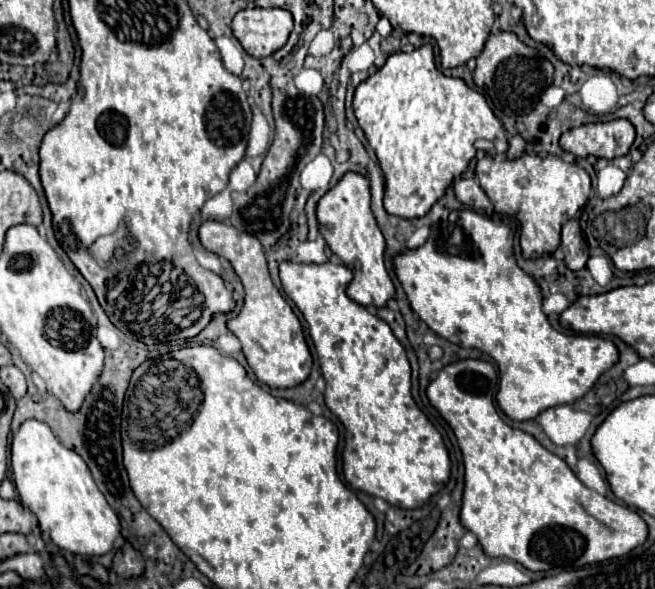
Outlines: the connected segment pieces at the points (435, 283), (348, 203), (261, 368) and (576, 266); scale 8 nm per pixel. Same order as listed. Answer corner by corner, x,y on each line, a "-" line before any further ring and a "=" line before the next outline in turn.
462,210
456,222
434,226
424,246
396,258
396,274
412,310
432,332
458,346
476,348
494,358
500,372
496,400
502,412
512,420
534,420
548,408
574,404
620,358
612,340
600,336
566,336
550,326
548,316
542,312
540,286
516,264
514,232
504,222
494,222
474,210
=
356,172
344,174
342,180
318,202
318,222
330,250
354,274
354,280
348,286
348,296
360,306
386,306
396,290
384,266
386,240
370,210
370,182
=
208,220
200,226
200,242
206,250
226,258
234,266
236,274
244,284
244,308
236,318
228,322
228,328
238,336
242,352
248,364
252,366
256,378
270,388
294,388
306,382
312,370
312,356
304,340
298,316
294,314
290,304
286,304
286,300
280,296
276,286
272,284
270,288
268,262
258,238
236,230
228,222
=
568,220
562,226
562,252
564,262
570,270
582,270
588,260
588,246
584,244
578,220

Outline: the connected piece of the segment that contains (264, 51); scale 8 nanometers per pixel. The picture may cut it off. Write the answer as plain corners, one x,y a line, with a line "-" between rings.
244,8
232,20
234,36
254,58
264,58
280,50
292,28
292,14
282,8

